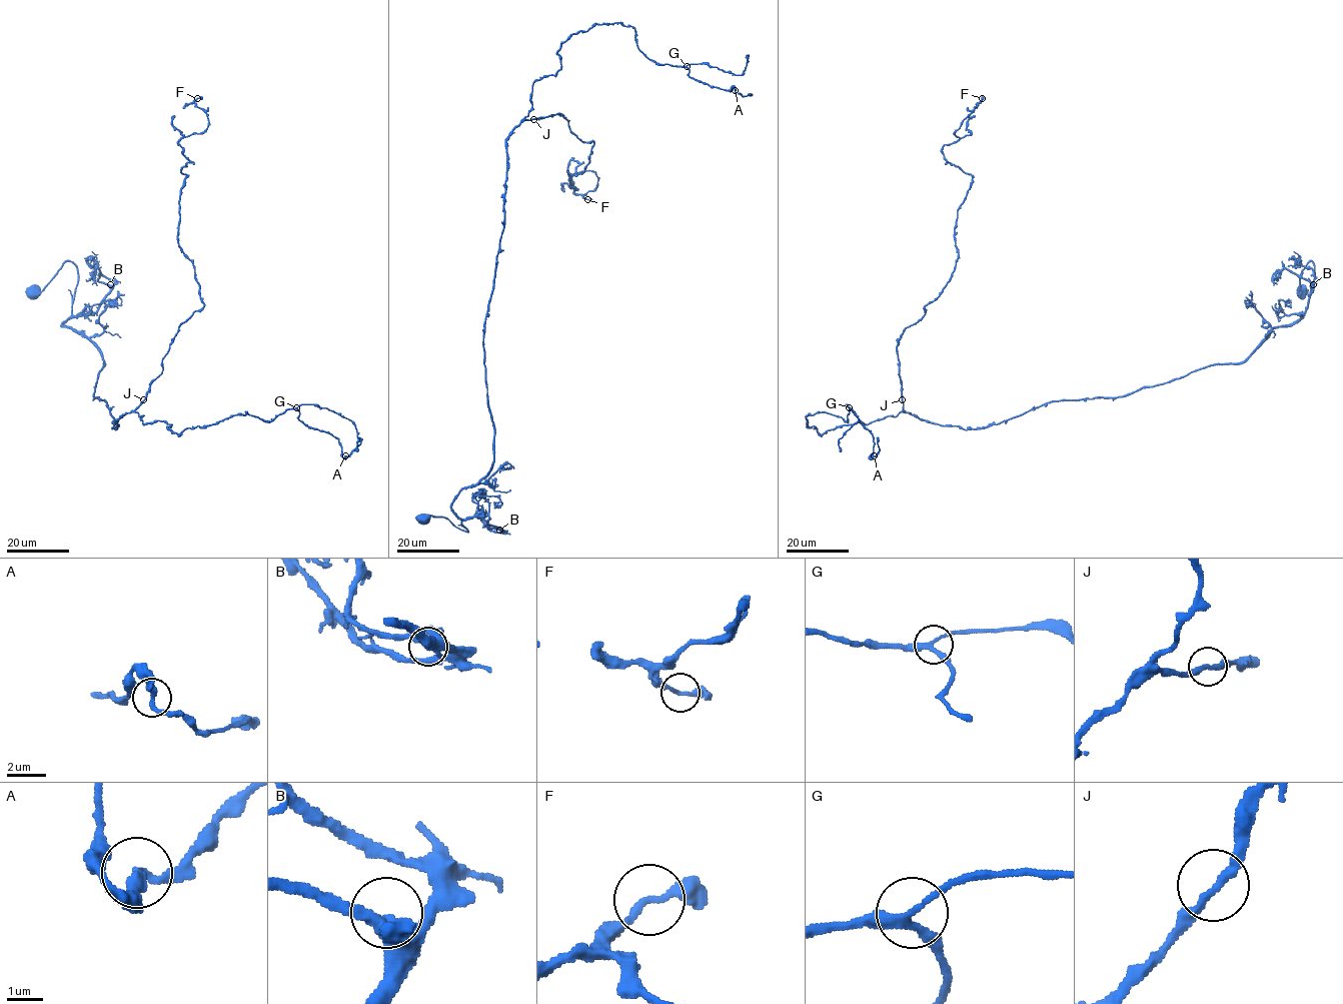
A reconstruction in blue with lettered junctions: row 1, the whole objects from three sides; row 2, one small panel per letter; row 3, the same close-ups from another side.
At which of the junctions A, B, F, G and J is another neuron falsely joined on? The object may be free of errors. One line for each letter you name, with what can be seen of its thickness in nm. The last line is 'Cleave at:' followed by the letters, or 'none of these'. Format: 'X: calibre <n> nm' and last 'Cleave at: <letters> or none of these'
Cleave at: none of these

